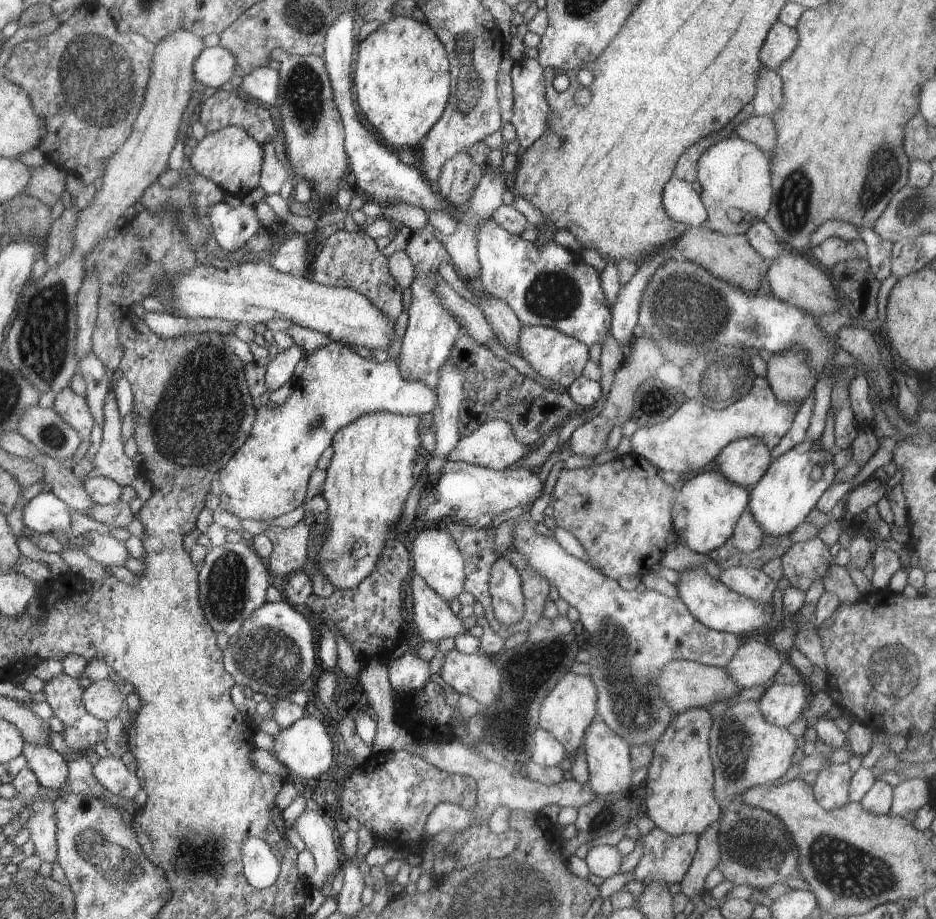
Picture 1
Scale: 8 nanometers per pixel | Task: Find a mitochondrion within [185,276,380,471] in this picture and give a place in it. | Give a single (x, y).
(317, 423)

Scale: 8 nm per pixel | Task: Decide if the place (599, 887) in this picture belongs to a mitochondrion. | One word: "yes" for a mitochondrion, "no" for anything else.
no

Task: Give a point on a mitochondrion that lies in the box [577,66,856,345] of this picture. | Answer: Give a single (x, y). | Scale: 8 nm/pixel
(793, 201)

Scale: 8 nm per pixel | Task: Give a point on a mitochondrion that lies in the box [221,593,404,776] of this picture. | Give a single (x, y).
(269, 657)

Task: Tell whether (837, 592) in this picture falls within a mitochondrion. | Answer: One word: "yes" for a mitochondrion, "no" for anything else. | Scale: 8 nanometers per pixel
no

